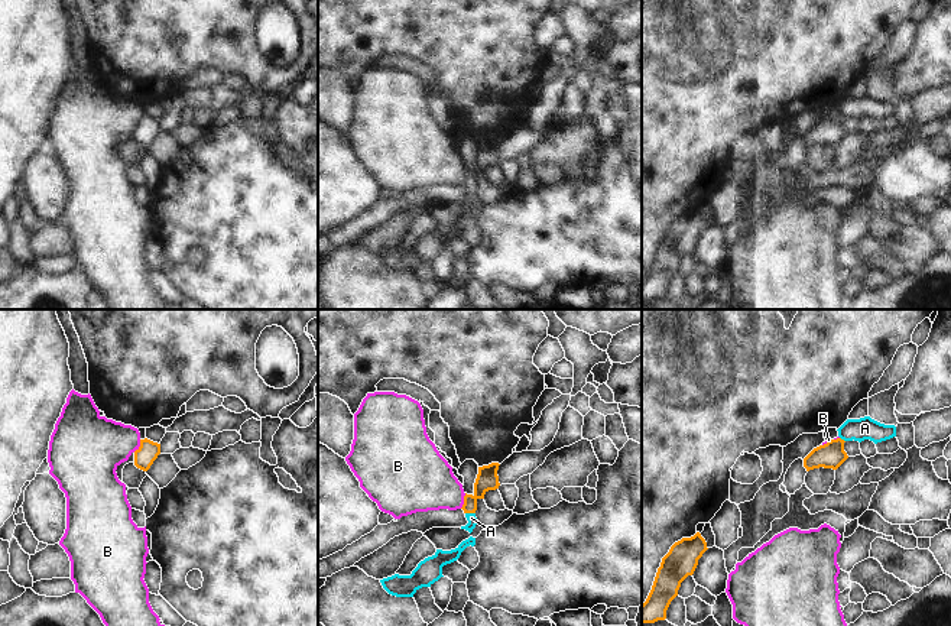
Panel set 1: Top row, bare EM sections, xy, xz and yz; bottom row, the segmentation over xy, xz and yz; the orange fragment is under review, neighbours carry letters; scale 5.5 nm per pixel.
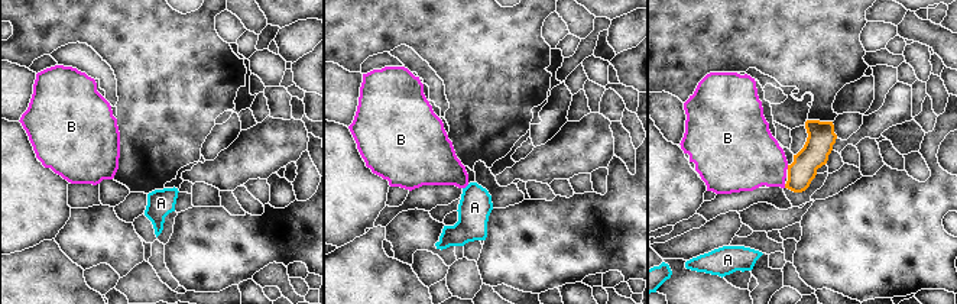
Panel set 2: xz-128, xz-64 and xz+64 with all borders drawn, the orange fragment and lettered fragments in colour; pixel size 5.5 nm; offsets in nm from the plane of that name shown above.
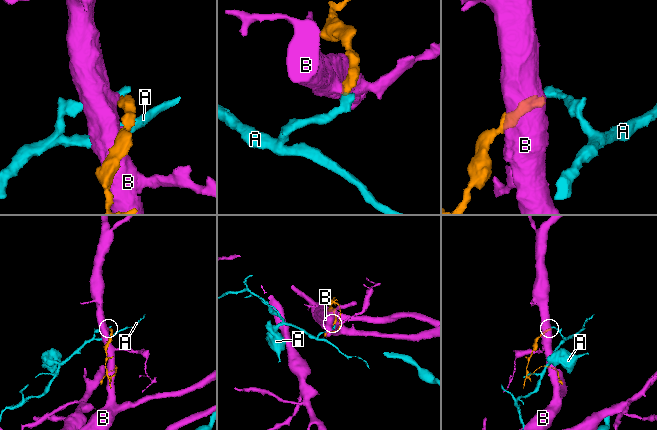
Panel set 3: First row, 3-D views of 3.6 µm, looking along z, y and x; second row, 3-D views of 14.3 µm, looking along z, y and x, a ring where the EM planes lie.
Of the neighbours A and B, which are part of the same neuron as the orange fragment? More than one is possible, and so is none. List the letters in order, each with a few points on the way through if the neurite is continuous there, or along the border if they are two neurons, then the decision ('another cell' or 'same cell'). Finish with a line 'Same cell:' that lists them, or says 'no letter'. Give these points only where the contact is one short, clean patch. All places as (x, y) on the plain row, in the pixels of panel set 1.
A: across xz (487, 155), (470, 178), (470, 188), (471, 194) | same cell
B: another cell
Same cell: A

